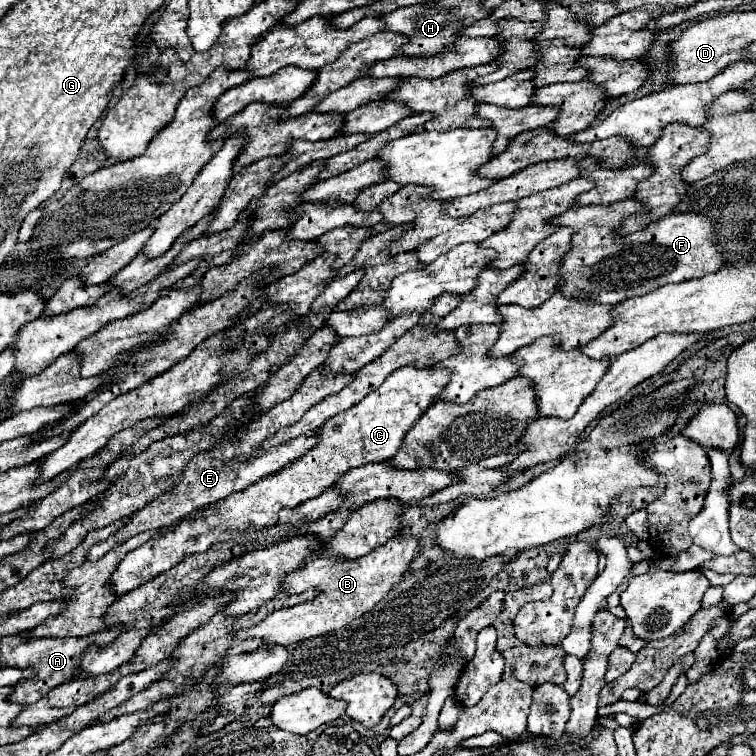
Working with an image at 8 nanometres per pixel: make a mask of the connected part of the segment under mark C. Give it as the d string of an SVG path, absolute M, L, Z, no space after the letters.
M407 366L391 372L379 386L379 390L365 396L359 404L355 404L347 412L341 412L335 418L331 418L317 432L319 444L301 458L293 460L287 468L251 484L249 488L237 494L231 494L229 498L209 508L197 510L191 518L175 524L175 528L163 534L163 538L149 540L141 548L129 552L115 570L115 574L111 576L113 590L117 594L127 594L137 586L141 586L143 582L155 578L155 574L171 570L171 566L183 560L183 554L199 554L219 542L225 542L225 530L229 528L245 532L251 526L251 530L259 532L263 528L275 526L279 522L277 516L279 510L297 508L299 504L317 498L327 488L335 486L339 474L345 474L347 470L357 466L389 460L391 456L397 454L407 430L411 430L417 418L421 418L421 414L439 398L449 378L451 374L447 374L447 370L435 370L431 366L427 368Z

